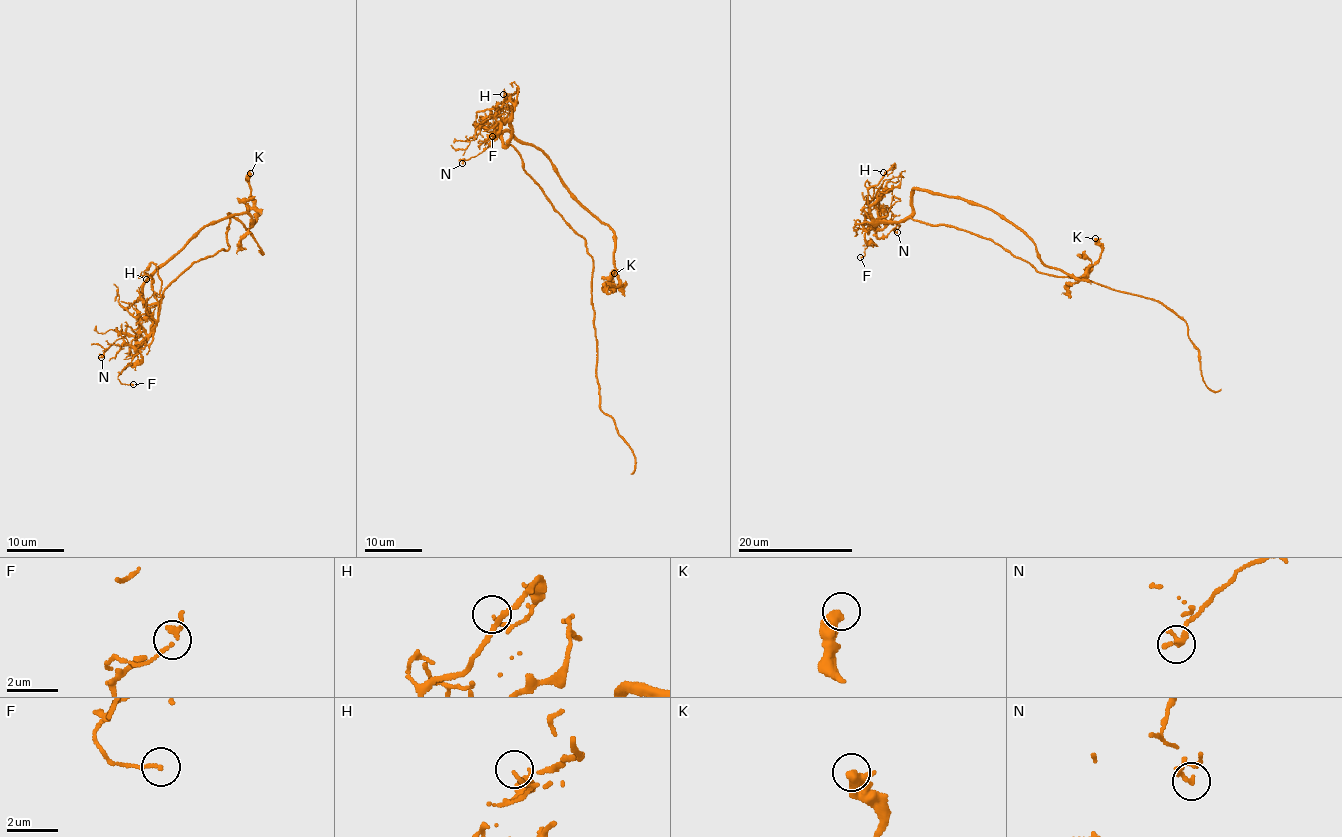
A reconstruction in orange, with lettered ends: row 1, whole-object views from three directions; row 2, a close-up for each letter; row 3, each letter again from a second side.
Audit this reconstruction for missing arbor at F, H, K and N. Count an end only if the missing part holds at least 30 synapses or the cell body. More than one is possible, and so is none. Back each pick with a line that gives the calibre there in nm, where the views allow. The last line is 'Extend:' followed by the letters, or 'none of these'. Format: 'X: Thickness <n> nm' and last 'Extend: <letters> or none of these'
Extend: none of these

